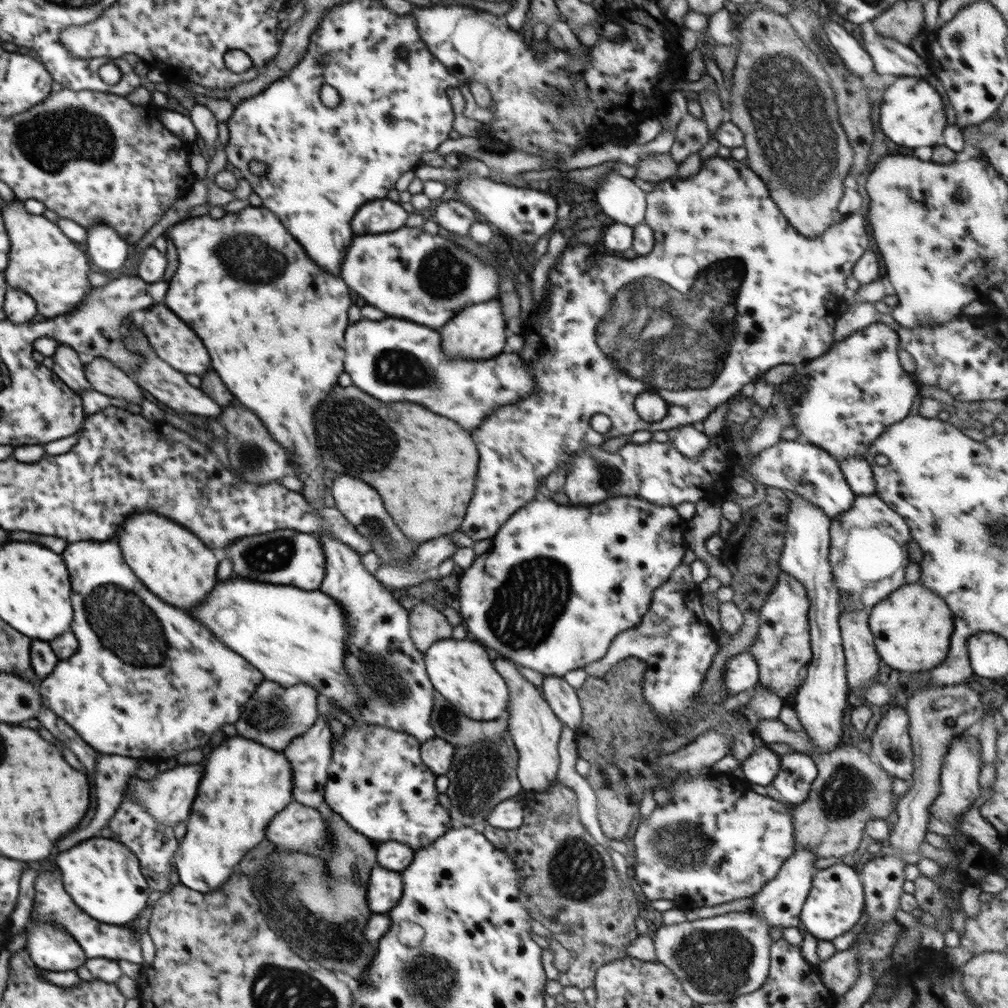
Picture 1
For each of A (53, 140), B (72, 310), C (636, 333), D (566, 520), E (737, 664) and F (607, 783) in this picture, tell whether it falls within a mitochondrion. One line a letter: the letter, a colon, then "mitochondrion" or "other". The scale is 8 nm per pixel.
A: mitochondrion
B: other
C: mitochondrion
D: other
E: other
F: other

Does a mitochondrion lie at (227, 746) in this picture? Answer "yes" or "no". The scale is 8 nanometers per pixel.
no

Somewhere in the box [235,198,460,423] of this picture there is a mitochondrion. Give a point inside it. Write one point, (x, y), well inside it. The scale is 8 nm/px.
(395, 367)

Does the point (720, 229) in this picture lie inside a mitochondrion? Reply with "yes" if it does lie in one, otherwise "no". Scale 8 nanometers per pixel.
no

